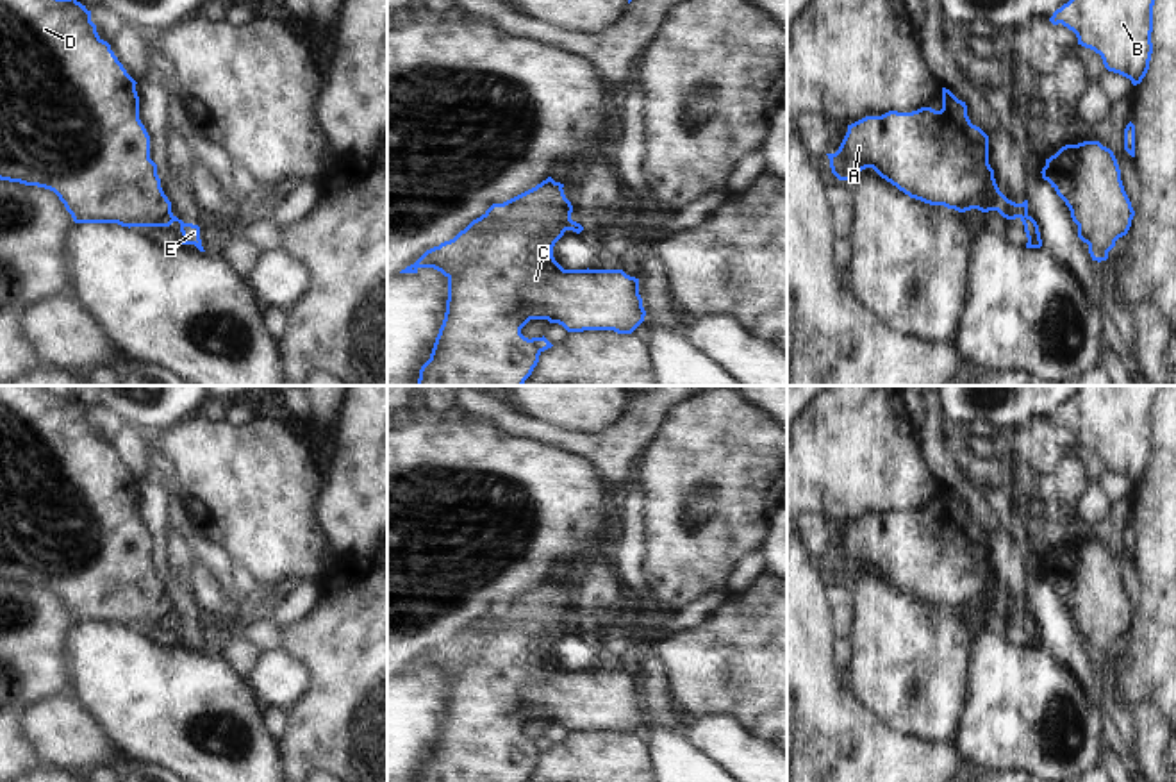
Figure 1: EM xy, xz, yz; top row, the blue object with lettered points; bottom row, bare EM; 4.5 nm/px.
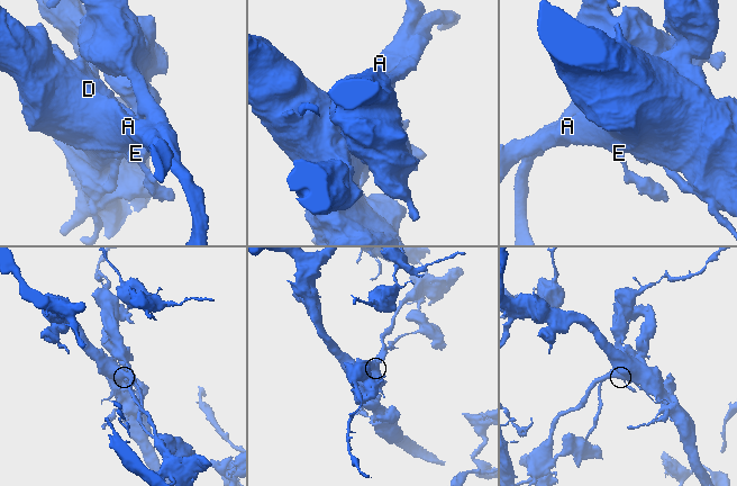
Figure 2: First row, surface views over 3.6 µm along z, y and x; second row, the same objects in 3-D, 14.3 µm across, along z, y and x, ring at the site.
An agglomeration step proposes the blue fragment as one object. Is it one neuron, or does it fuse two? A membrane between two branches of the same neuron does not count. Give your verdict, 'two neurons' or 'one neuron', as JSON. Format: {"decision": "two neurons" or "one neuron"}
{"decision": "two neurons"}

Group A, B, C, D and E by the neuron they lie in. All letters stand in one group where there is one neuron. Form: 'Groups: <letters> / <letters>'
Groups: A B C D / E.

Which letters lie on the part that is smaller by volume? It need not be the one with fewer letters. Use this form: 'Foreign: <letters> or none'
Foreign: E

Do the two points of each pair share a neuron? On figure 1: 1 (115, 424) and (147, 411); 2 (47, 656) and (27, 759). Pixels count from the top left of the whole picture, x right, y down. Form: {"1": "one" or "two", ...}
{"1": "two", "2": "one"}

